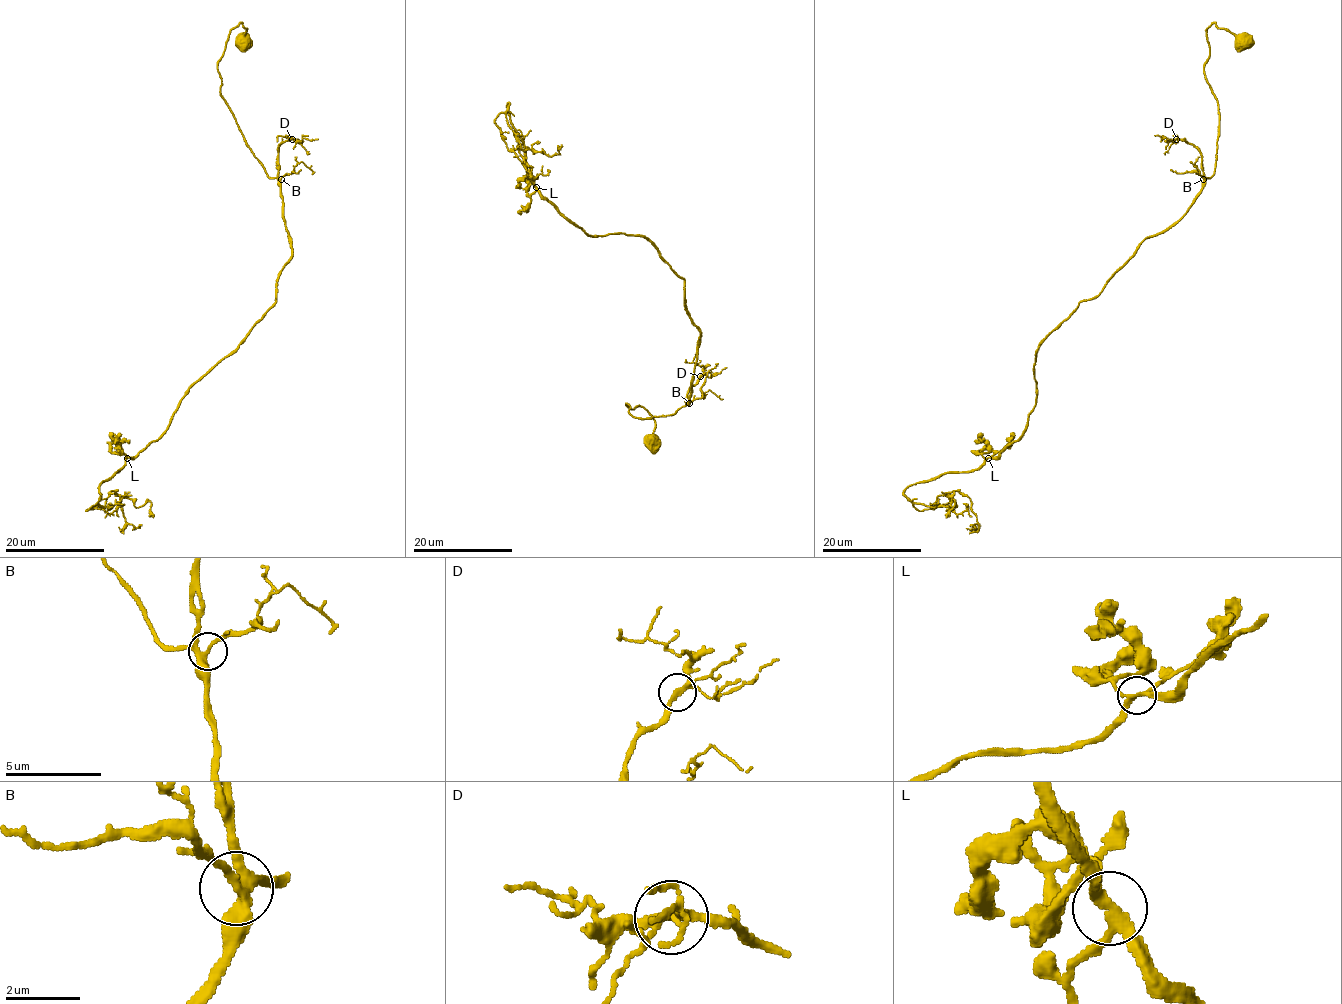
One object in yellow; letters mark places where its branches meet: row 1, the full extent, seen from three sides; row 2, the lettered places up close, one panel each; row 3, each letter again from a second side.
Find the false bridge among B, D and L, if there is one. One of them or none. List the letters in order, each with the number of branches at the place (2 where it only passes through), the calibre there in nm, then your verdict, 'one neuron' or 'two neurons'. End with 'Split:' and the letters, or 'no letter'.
B: 4 branches meet; 280 nm thick; one neuron
D: 4 branches meet; 240 nm thick; one neuron
L: 4 branches meet; 240 nm thick; one neuron
Split: no letter

